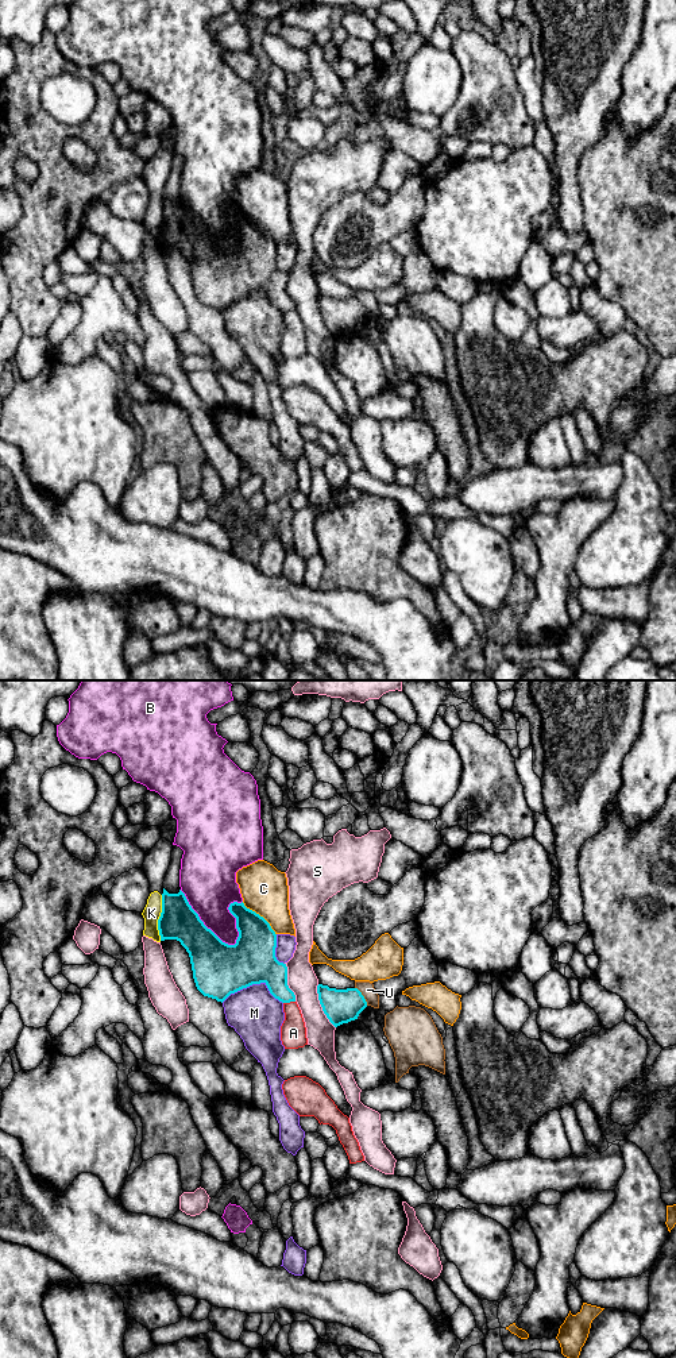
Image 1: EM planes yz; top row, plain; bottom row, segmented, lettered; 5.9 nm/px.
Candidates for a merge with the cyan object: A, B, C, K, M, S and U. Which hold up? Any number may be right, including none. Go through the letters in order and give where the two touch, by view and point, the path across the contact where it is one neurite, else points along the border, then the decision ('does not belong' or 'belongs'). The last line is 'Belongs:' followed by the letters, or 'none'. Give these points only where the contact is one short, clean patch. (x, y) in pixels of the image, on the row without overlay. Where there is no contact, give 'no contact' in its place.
A: contact yz (289, 311); does not belong
B: contact yz (203, 232); does not belong
C: contact yz (259, 224); does not belong
K: contact yz (159, 227); does not belong
M: contact yz (254, 292); does not belong
S: contact yz (321, 315); does not belong
U: contact yz (363, 305); border yz (355, 296), (367, 313); does not belong
Belongs: none

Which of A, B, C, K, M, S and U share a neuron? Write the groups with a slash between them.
A / B / C / K / M / S / U

